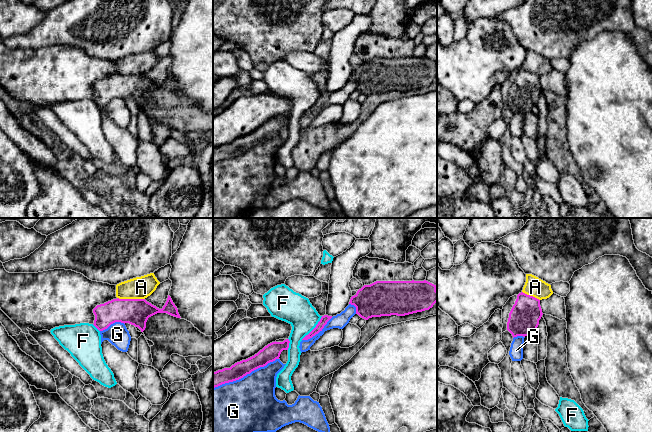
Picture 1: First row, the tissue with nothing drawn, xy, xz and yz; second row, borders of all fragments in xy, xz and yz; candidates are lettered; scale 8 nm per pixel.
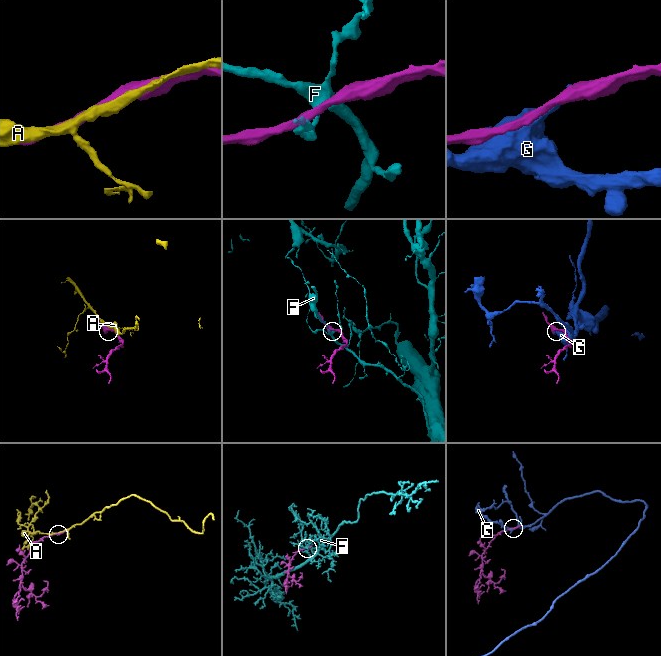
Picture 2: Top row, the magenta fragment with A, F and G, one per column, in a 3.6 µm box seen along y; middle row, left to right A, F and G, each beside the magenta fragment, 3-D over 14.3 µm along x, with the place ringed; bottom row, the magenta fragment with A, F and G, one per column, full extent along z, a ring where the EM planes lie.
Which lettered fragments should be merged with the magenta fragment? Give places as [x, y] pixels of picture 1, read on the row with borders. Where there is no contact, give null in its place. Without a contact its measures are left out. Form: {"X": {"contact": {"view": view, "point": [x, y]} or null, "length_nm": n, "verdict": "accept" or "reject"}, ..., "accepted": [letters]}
{"A": {"contact": {"view": "xy", "point": [131, 299]}, "length_nm": 220, "verdict": "accept"}, "F": {"contact": {"view": "xz", "point": [314, 328]}, "length_nm": 260, "verdict": "reject"}, "G": {"contact": {"view": "xz", "point": [245, 375]}, "length_nm": 600, "verdict": "reject"}, "accepted": ["A"]}

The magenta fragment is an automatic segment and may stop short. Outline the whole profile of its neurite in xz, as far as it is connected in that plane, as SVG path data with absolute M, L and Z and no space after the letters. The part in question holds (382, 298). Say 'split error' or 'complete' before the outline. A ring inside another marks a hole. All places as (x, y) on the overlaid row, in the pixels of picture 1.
complete; M376 281L364 285L351 297L349 304L356 307L356 314L368 320L381 316L405 316L429 310L437 302L436 285L424 281Z

